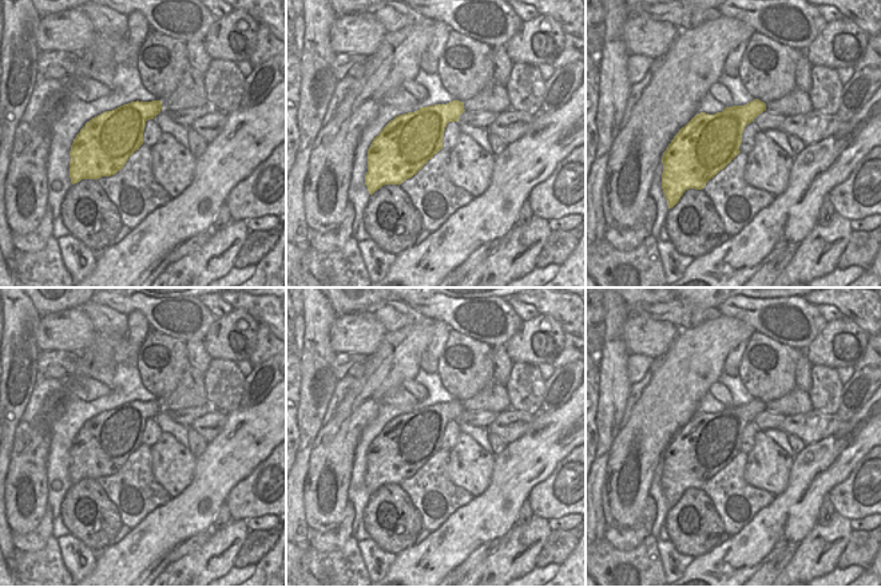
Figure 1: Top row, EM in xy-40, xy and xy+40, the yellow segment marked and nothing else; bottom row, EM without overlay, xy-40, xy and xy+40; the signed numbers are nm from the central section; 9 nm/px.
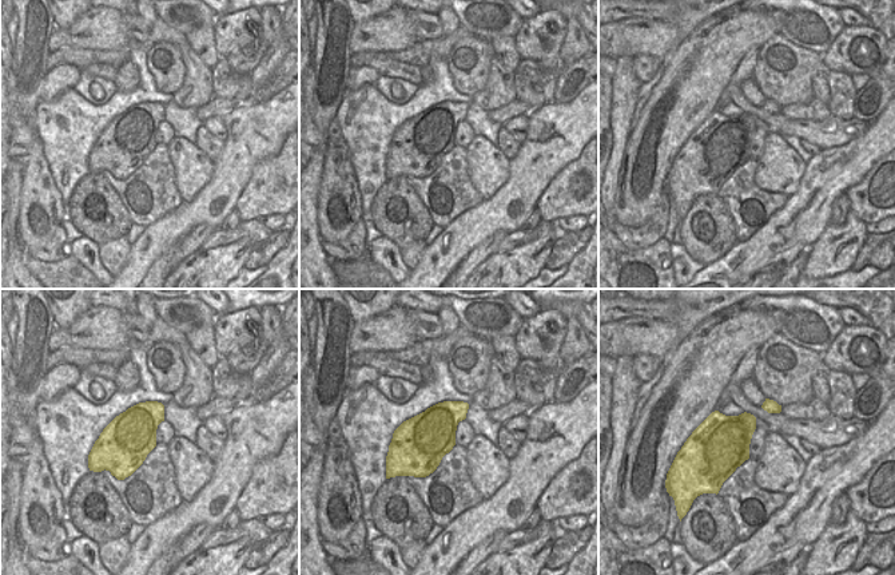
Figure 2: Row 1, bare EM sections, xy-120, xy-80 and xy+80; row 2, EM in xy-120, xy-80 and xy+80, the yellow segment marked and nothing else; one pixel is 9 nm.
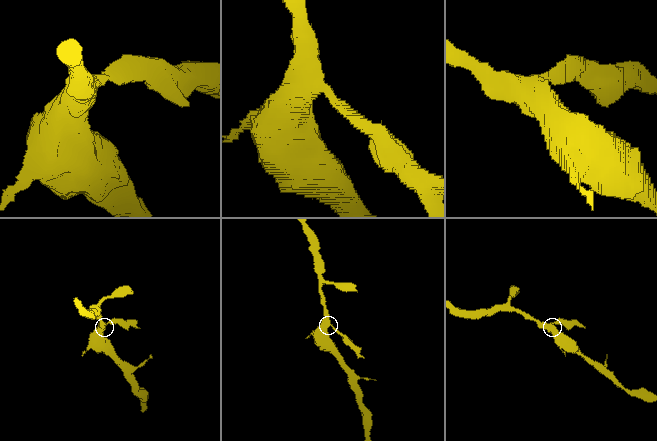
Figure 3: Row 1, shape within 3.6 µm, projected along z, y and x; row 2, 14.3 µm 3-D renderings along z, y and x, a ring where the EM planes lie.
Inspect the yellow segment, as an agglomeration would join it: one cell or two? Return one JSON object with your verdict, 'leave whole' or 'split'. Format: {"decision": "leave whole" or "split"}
{"decision": "leave whole"}

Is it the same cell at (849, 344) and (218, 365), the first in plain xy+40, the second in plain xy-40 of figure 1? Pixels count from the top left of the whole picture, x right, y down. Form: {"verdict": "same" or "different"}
{"verdict": "different"}

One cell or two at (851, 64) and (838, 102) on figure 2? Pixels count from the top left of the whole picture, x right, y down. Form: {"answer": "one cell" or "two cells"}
{"answer": "two cells"}

